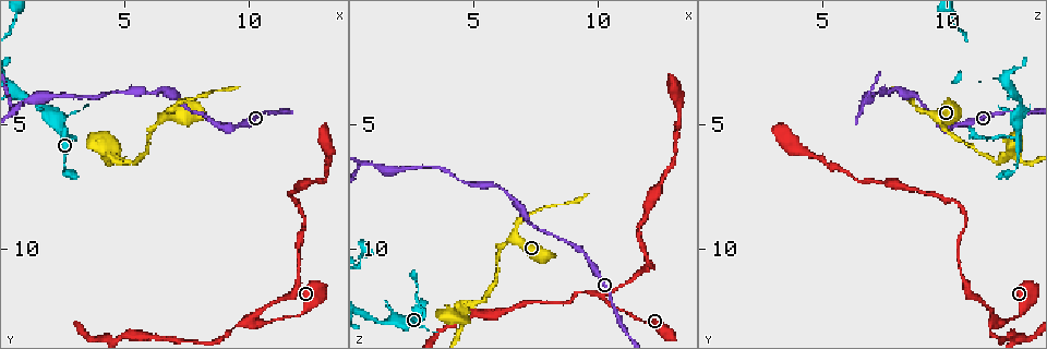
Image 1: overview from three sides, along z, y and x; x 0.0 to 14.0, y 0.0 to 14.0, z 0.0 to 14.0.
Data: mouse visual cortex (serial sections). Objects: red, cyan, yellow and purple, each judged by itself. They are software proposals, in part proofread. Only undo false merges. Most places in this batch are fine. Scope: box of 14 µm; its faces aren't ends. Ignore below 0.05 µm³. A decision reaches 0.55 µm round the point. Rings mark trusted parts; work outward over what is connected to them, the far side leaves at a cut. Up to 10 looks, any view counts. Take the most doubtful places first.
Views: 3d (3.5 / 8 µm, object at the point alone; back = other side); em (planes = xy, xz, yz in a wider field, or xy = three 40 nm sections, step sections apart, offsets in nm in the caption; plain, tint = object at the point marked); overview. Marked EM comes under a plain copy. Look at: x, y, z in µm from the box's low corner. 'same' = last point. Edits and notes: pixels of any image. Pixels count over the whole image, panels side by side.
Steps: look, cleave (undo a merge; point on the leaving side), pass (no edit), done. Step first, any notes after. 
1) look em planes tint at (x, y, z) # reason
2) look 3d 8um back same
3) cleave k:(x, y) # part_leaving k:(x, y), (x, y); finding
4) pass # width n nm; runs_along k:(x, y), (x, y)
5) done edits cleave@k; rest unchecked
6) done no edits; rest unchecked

look 3d 3.5um back at (4.5, 6.3, 12.5)

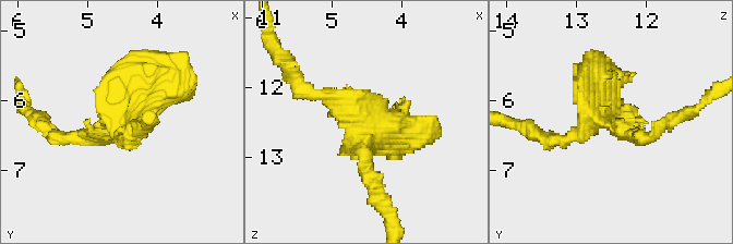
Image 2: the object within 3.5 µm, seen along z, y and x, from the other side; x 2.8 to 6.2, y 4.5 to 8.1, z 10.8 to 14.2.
look em xy step 3 tint at (4.50, 6.30, 12.50) # need the tissue

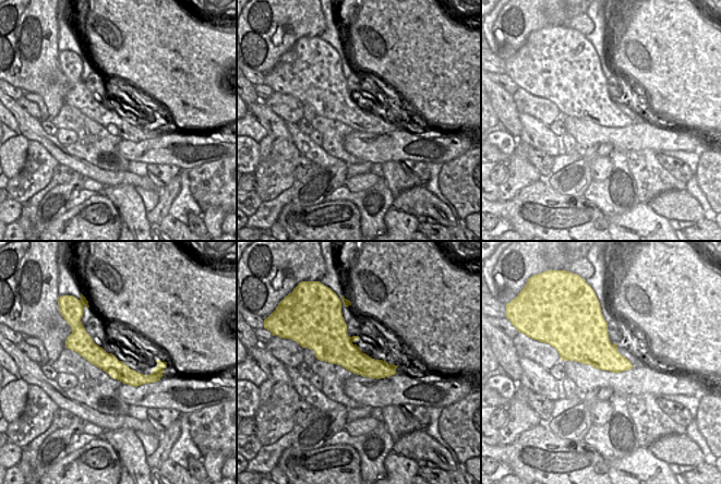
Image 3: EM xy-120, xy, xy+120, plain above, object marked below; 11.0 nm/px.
pass # width 340 nm; runs_along 3:(72, 347), (133, 378), (160, 370); one cell here

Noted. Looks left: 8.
look 3d 3.5um at (10.4, 12.9, 12.1) # two arms in line, one across

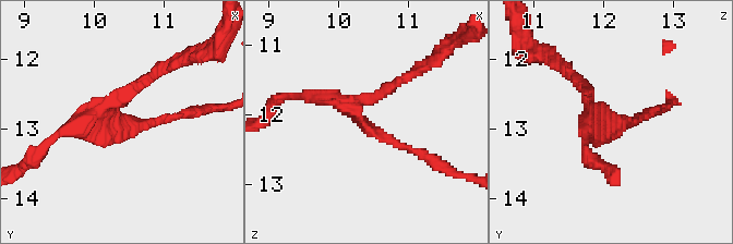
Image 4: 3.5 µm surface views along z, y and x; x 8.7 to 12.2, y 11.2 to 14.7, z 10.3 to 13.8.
look em xy step 2 tint at (10.35, 12.95, 12.10) # arms 3; arm_widths 100, 200, 250 nm; now the EM

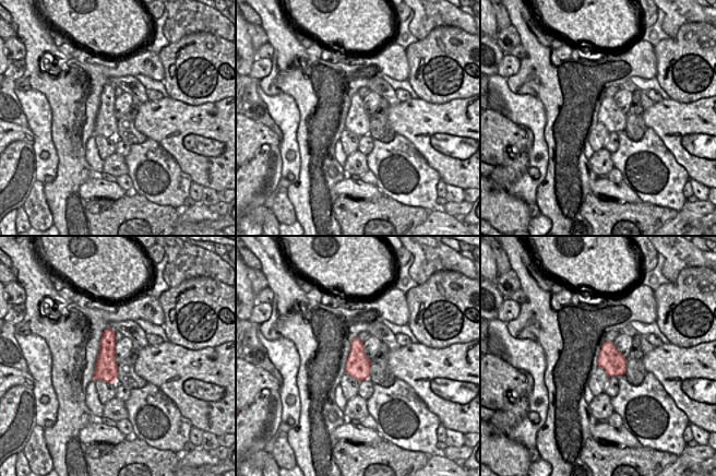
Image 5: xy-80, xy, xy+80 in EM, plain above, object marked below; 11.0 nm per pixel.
look em xy step 1 tint same # cut it another way

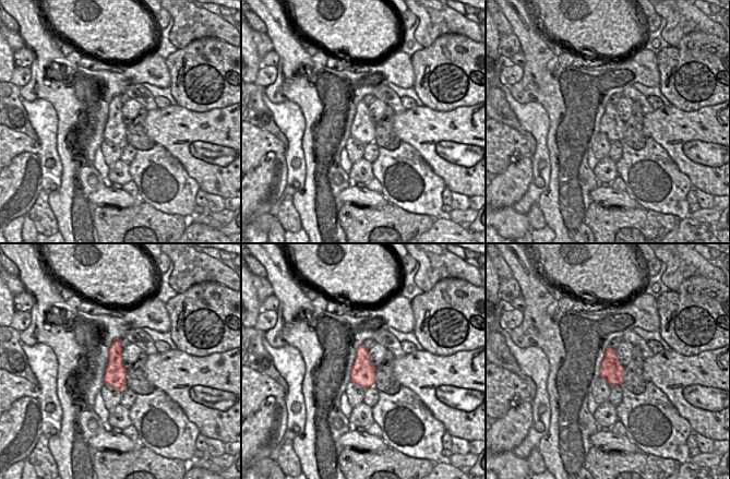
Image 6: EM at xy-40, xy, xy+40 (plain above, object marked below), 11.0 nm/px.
pass # runs_along 4:(422, 155), (356, 113), (388, 88); continuous, no second cell

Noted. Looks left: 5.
look 3d 8um at (6.7, 4.4, 9.0) # thick turns thin

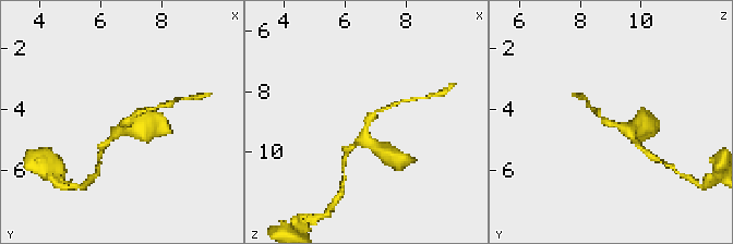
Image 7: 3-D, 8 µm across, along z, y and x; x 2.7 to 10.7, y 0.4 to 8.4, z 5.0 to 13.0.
look 3d 3.5um back at (6.7, 4.4, 9.0) # closer look

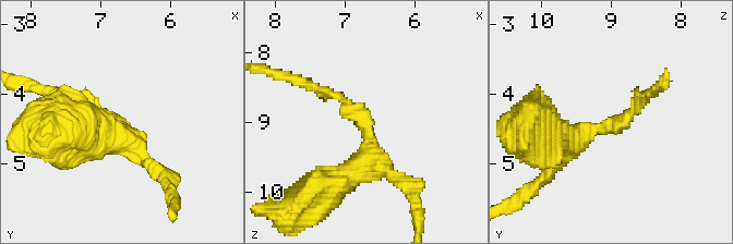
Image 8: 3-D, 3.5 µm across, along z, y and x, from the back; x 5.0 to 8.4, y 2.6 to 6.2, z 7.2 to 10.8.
look em xy step 2 tint at (6.65, 4.50, 9.05) # arm_widths 150, 400 nm

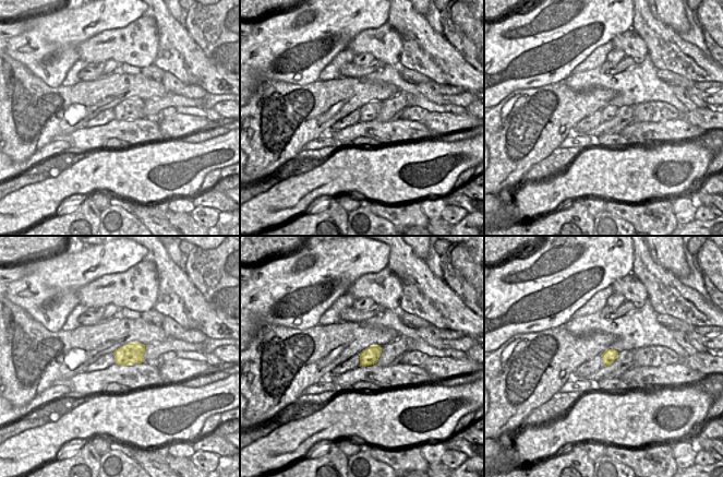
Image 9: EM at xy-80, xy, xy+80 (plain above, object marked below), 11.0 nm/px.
pass # runs_along 8:(550, 134), (612, 127), (643, 97); one cell here

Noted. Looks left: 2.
look 3d 3.5um back at (4.4, 3.7, 7.2) # thin neck

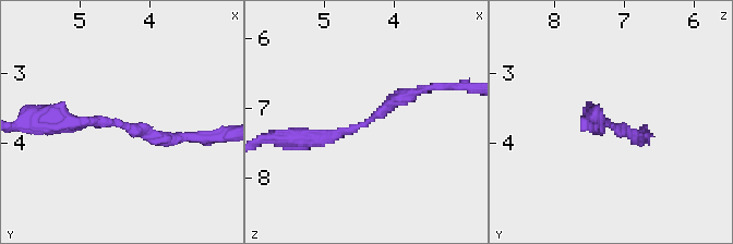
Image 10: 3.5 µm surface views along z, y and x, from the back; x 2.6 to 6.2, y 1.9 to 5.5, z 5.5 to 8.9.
pass # arm_widths 150, 200 nm; runs_along 10:(297, 139), (336, 137), (427, 89); all the same cell

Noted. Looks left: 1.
done no edits; rest unchecked

